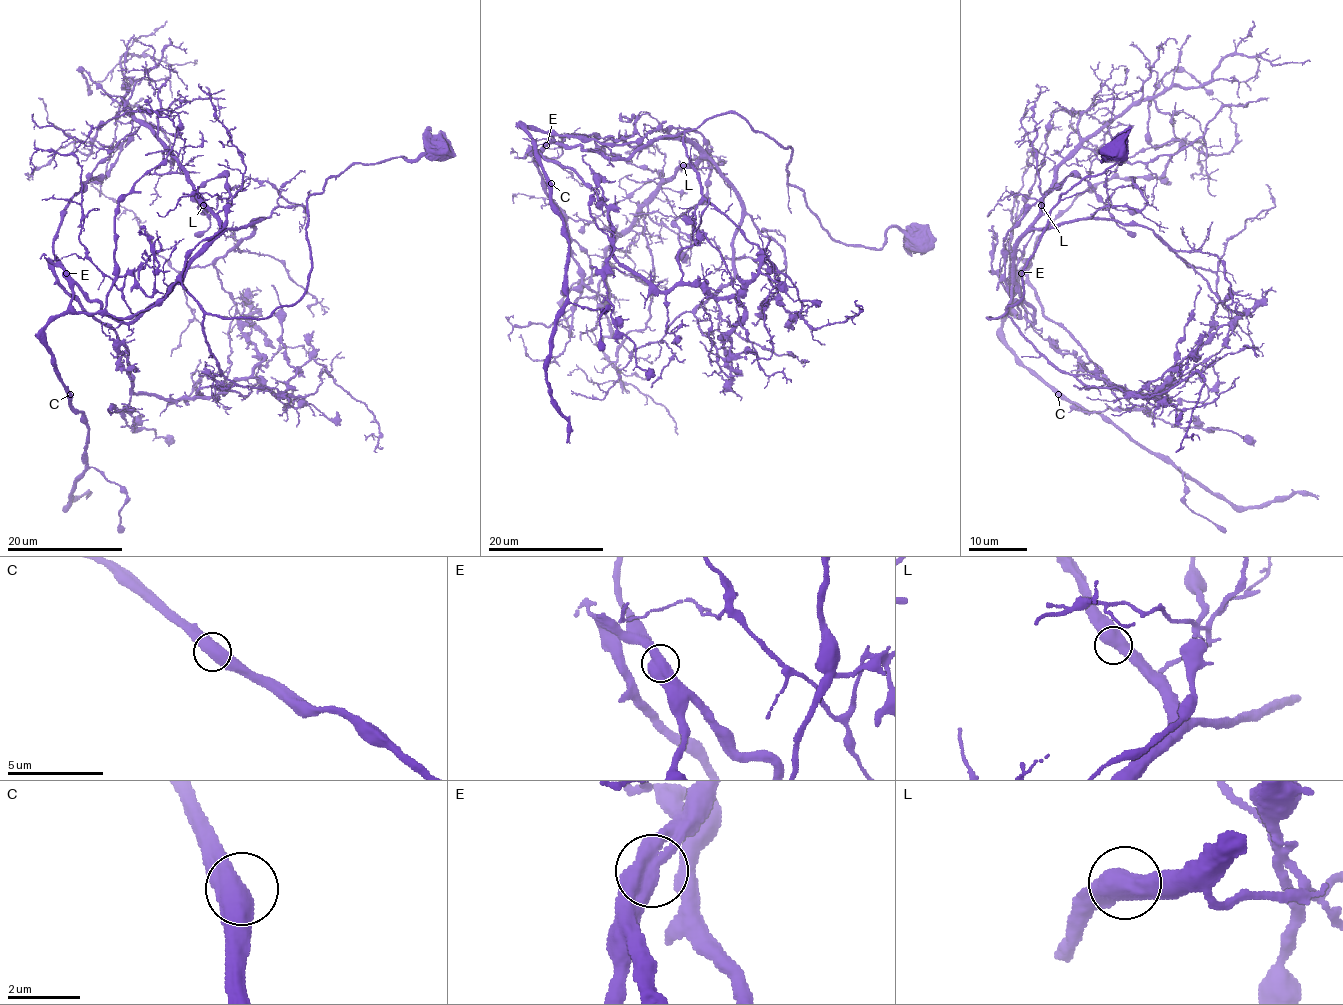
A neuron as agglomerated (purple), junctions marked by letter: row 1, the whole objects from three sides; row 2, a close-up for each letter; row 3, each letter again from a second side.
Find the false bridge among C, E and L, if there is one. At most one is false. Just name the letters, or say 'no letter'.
E

